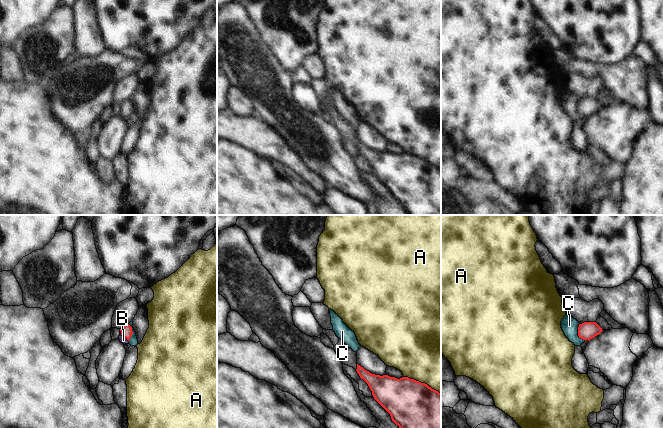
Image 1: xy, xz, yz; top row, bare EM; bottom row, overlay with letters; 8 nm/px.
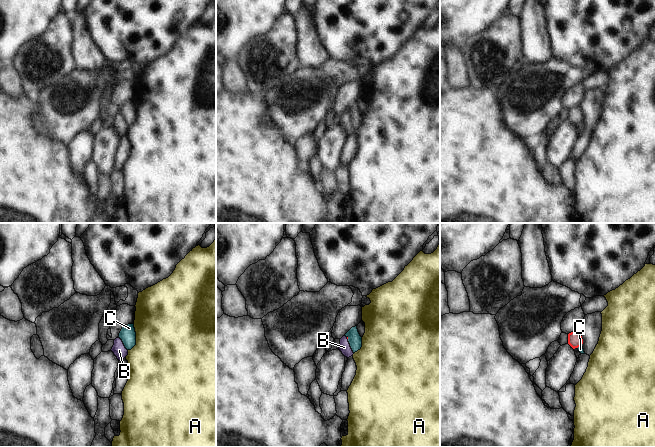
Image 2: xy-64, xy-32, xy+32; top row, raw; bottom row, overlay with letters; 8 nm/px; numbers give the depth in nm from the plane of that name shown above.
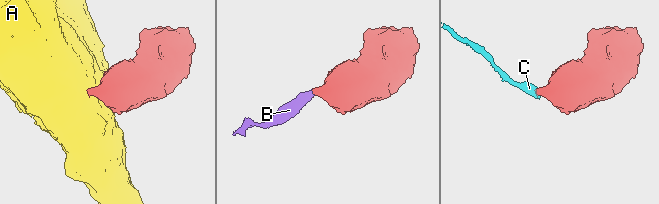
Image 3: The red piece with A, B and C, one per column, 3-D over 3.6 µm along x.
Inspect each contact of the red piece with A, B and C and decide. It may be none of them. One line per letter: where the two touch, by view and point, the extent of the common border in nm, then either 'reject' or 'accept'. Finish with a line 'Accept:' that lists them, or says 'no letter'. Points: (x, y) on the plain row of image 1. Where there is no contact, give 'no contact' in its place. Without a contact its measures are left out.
A: meets red in xz at (422, 159); contact 340 nm long; reject
B: meets red in xy at (123, 112); contact 120 nm long; accept
C: meets red in yz at (578, 109); contact 150 nm long; reject
Accept: B

